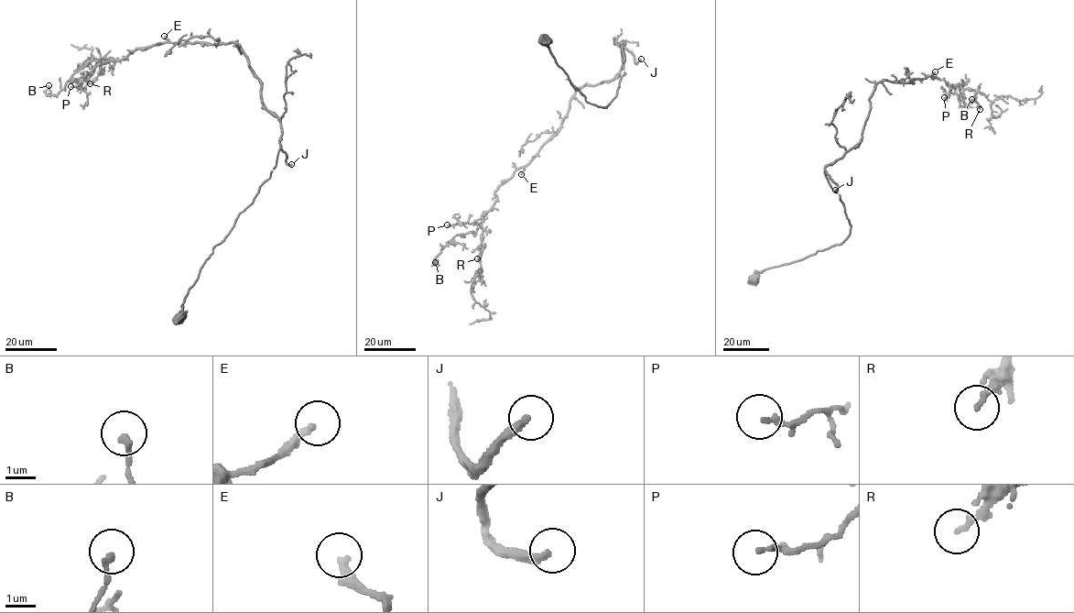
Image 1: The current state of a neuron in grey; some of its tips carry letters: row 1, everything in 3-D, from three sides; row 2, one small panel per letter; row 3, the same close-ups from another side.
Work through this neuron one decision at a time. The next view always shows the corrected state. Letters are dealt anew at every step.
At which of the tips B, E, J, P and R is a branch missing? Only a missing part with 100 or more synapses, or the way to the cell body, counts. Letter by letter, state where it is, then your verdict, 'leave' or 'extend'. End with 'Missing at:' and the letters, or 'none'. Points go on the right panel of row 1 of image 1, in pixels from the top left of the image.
B: at (971, 99); leave
E: at (935, 71); leave
J: at (835, 190); extend
P: at (944, 97); leave
R: at (980, 109); leave
Missing at: J

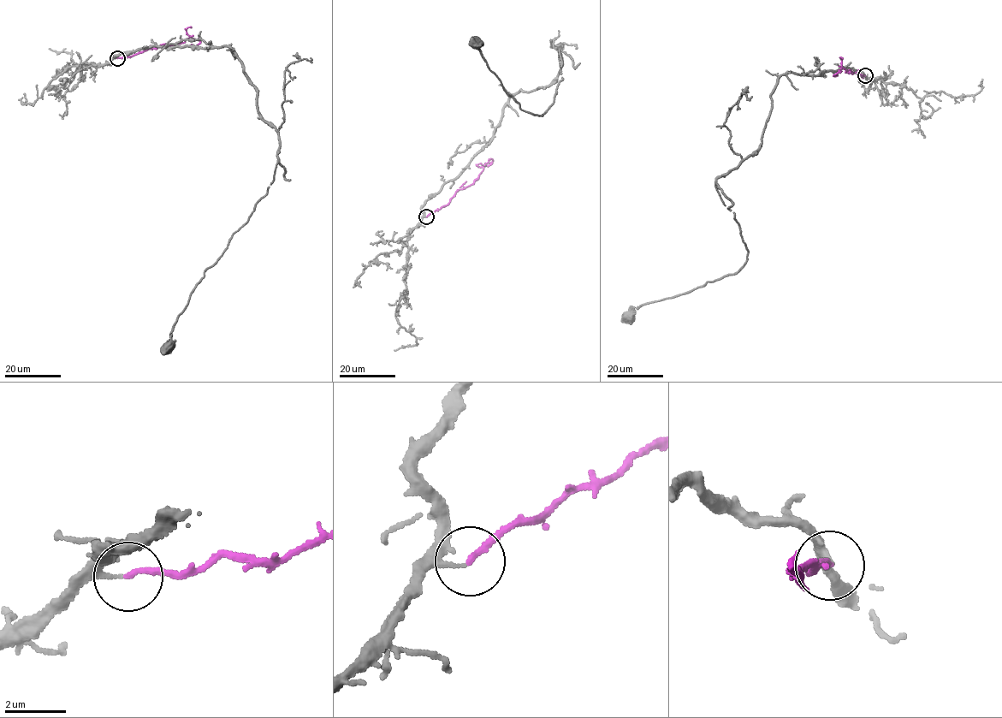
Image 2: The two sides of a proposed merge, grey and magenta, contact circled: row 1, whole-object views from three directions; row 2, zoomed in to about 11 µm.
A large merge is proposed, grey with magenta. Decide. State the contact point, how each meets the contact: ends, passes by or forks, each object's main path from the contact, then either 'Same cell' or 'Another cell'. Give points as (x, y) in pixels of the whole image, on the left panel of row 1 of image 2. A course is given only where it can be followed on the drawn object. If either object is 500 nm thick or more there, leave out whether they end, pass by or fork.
Place: (117, 58). At the ring grey ends. At the ring magenta ends. Course of grey: (116, 58), (147, 47), (231, 48), (256, 90), (257, 113), (281, 145), (267, 193), (207, 268), (166, 346). Course of magenta: (116, 58), (184, 42), (191, 36), (200, 42), (195, 46), (190, 44). Another cell

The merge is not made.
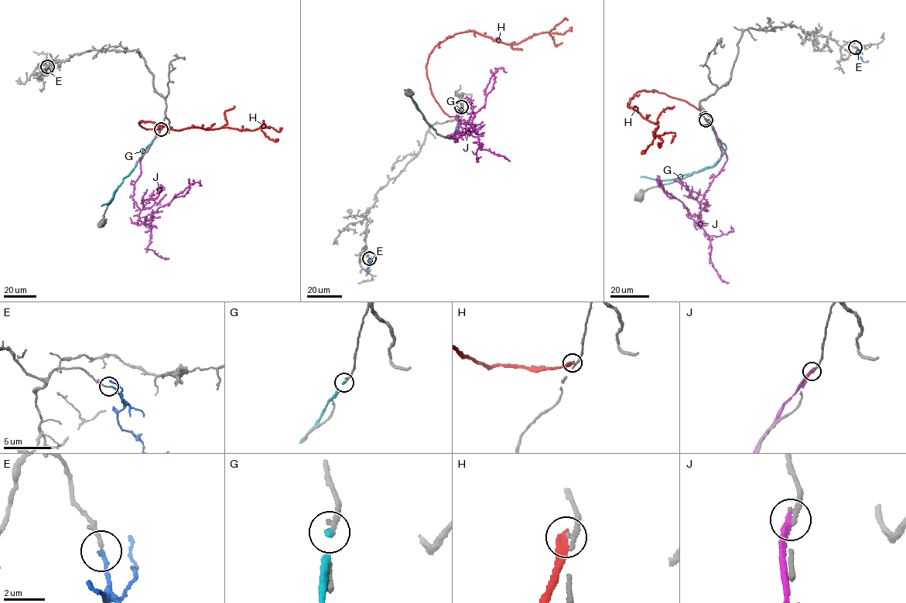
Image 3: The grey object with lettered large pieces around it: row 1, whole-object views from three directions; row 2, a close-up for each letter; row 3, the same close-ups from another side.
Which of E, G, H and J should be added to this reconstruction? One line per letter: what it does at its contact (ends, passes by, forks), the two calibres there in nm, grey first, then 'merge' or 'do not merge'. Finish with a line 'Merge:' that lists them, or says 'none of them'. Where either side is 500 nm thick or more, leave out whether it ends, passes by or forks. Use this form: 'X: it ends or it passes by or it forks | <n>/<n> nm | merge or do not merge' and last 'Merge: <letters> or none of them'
E: it ends | 170/190 nm | merge
G: it ends | 190/130 nm | do not merge
H: it ends | 240/380 nm | do not merge
J: it ends | 220/320 nm | do not merge
Merge: E

